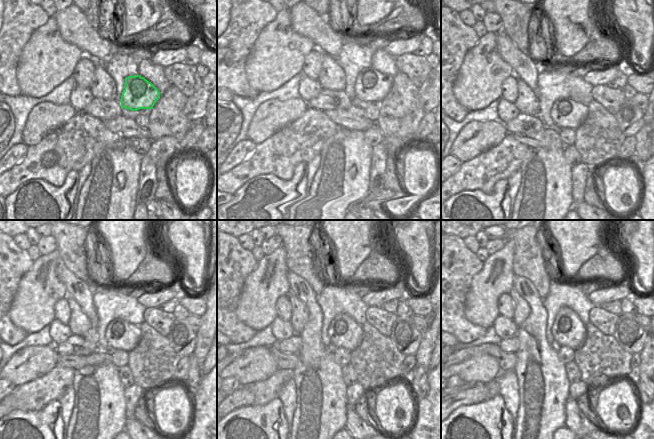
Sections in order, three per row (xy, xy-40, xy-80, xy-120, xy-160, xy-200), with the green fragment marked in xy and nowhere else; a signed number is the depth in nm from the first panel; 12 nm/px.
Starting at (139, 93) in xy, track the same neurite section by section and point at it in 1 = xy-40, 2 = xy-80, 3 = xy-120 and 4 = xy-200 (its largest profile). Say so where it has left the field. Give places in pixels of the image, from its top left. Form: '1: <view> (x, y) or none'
1: xy-40 (341, 113)
2: xy-80 (567, 113)
3: xy-120 (120, 334)
4: xy-200 (568, 330)

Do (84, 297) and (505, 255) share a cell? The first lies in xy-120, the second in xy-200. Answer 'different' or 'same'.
different

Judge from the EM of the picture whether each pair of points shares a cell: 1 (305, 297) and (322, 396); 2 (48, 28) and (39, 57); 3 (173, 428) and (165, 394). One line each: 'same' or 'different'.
1: same
2: different
3: same

